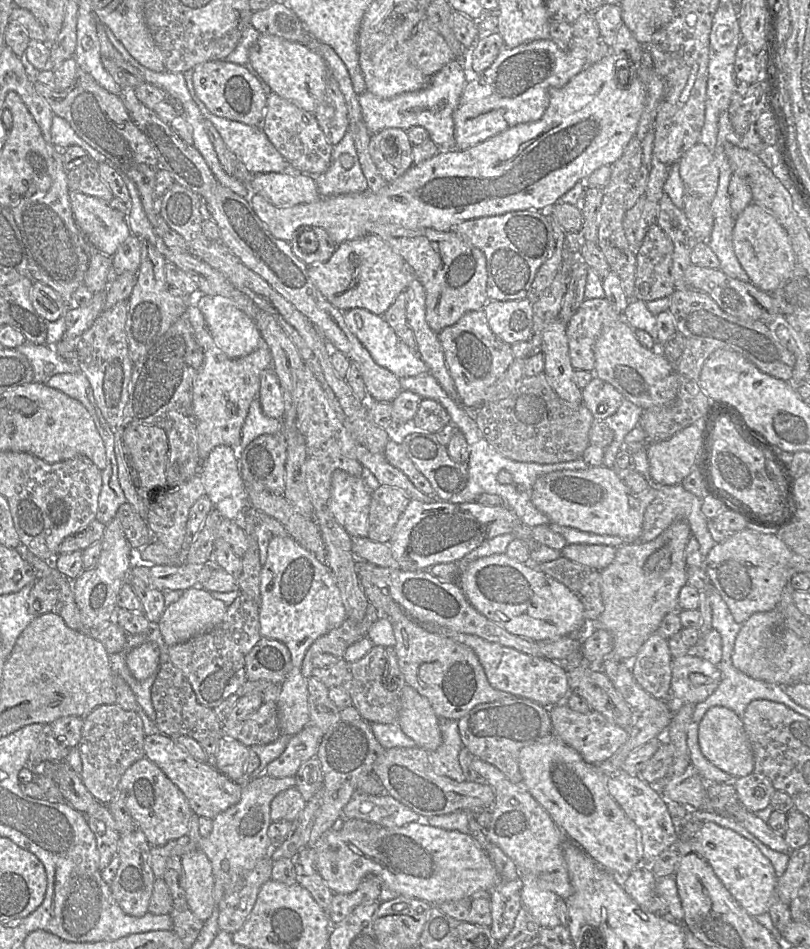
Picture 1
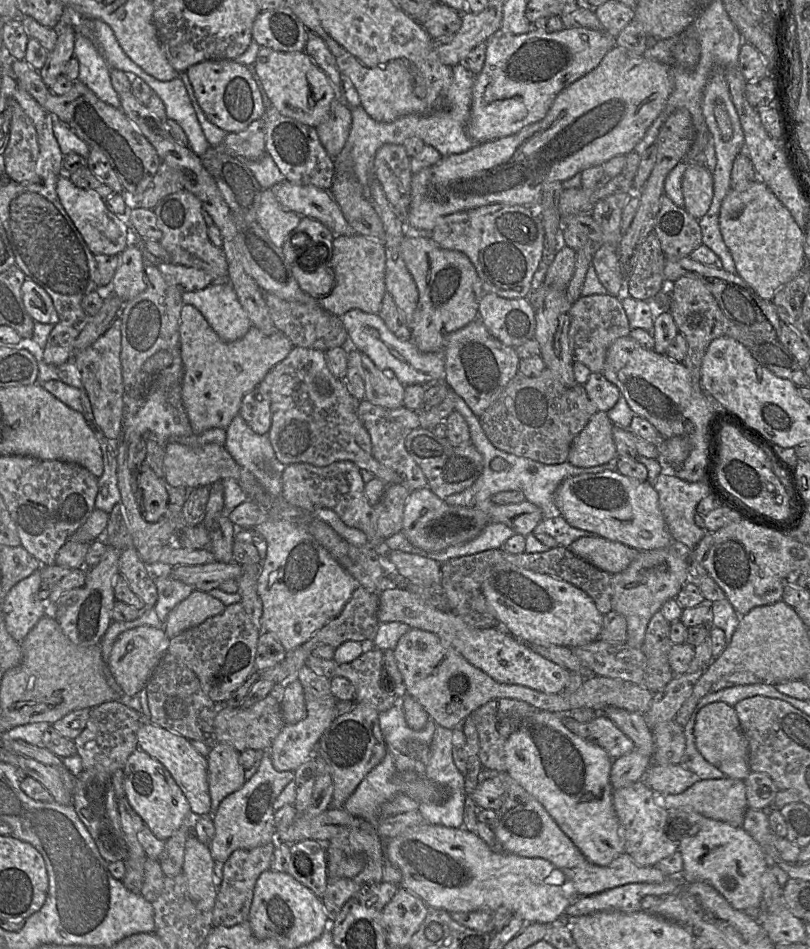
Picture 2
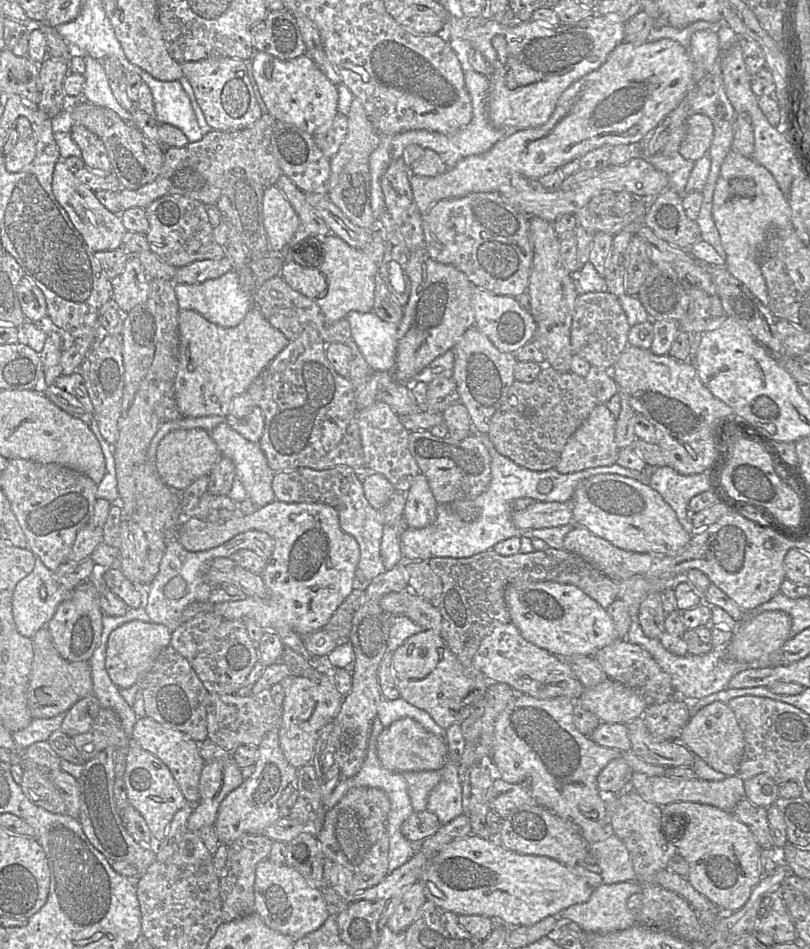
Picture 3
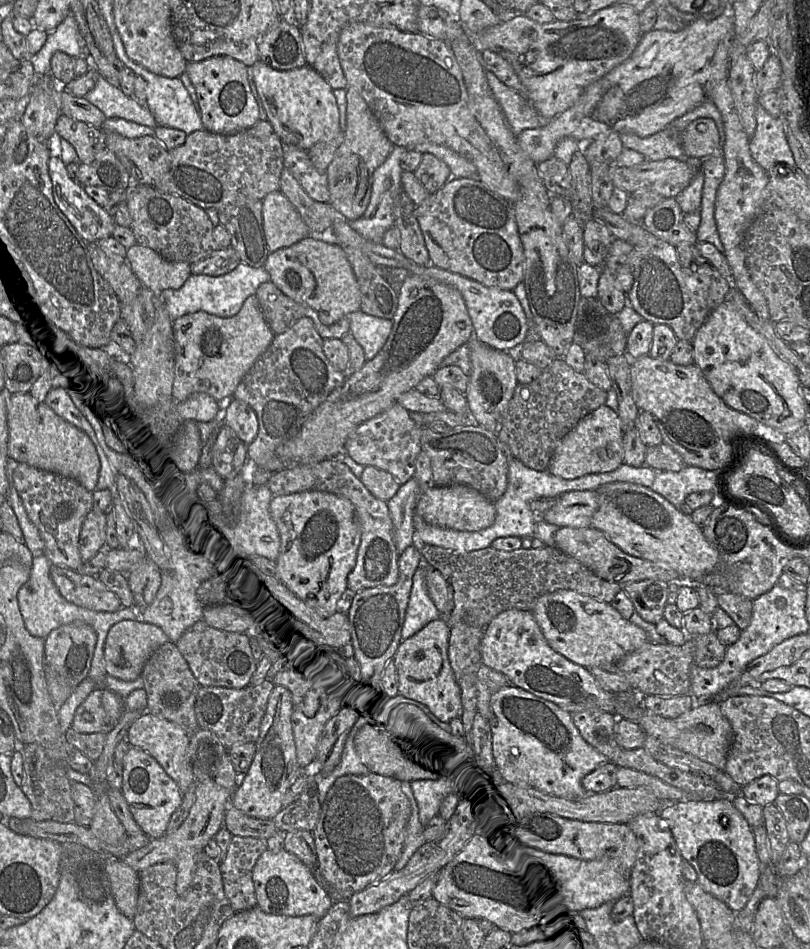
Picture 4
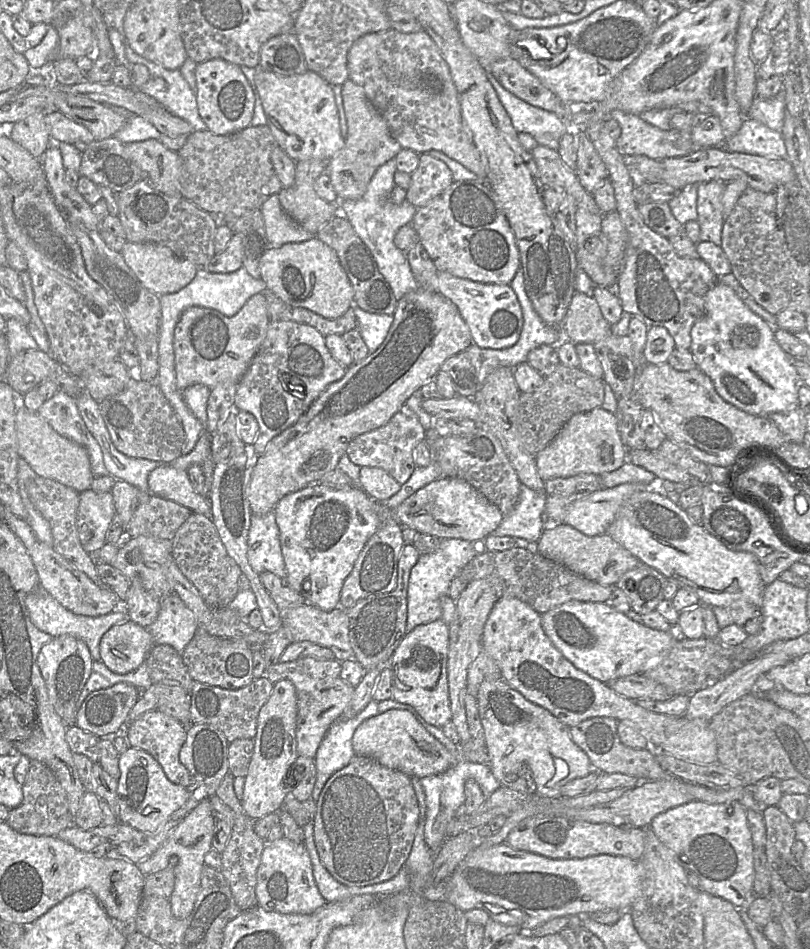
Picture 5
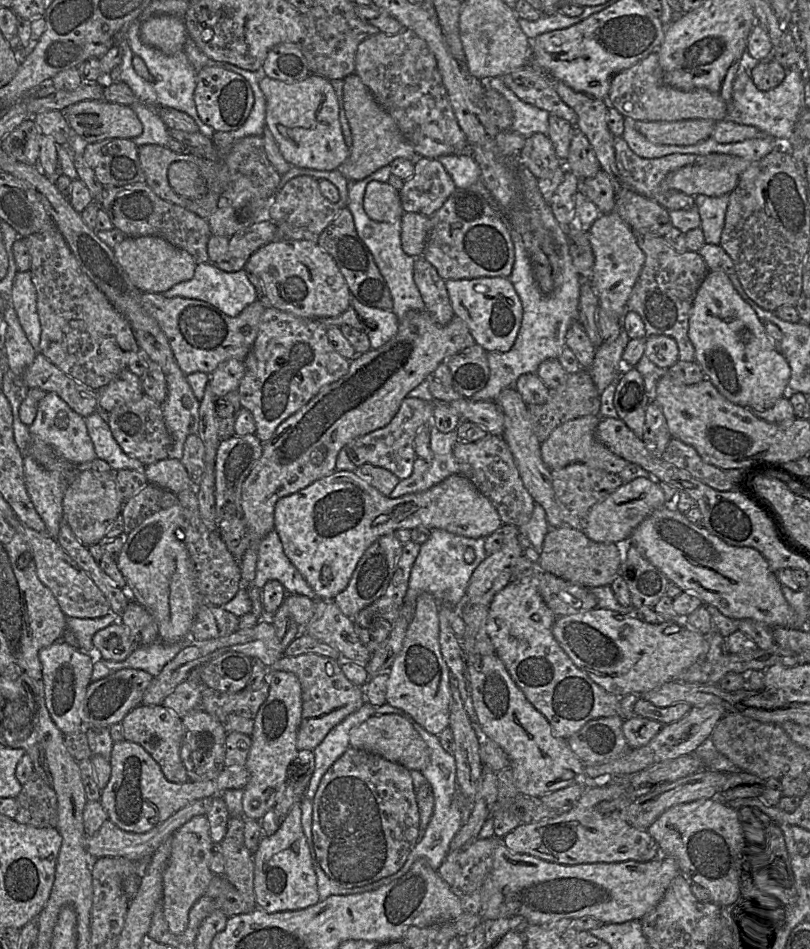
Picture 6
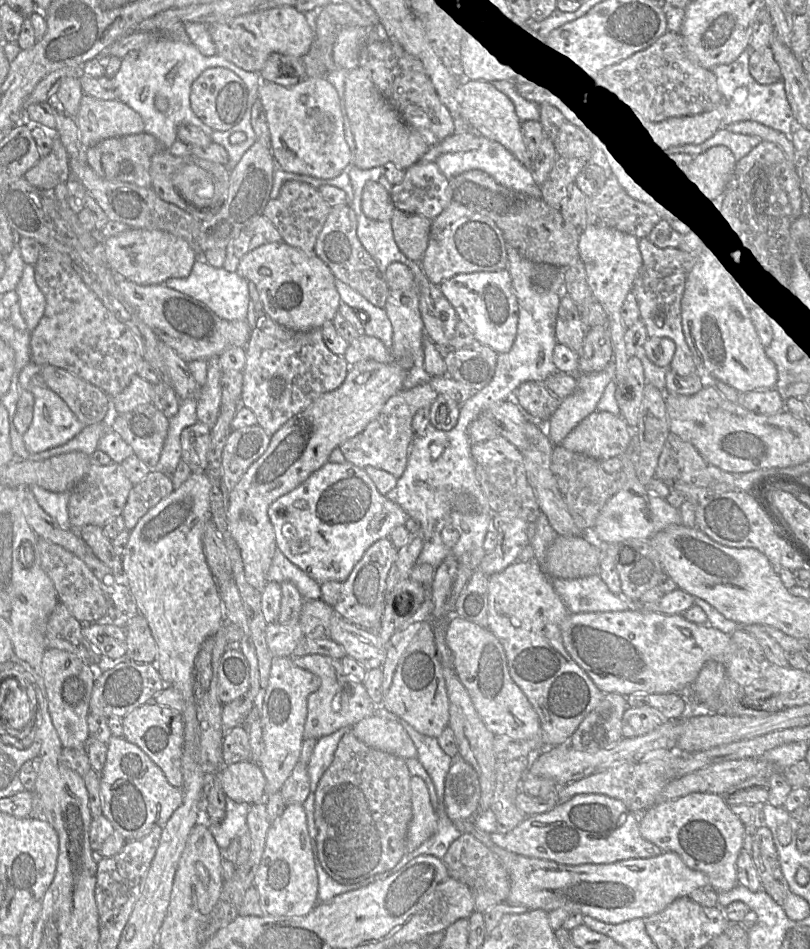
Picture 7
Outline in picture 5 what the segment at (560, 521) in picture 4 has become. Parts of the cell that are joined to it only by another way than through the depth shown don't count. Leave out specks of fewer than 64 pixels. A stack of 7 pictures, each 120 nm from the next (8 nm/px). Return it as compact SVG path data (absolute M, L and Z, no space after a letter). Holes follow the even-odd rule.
M624 483L595 491L568 506L564 524L587 536L604 534L623 502L635 492L646 489L647 486L643 483Z

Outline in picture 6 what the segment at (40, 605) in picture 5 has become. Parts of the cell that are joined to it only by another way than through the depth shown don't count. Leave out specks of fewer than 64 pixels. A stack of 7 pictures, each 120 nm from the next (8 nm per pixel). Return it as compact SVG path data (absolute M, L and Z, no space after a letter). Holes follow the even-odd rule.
M110 611L105 617L96 619L80 619L66 617L66 629L70 630L82 652L96 649L92 643L93 636L100 630L120 621L120 616Z

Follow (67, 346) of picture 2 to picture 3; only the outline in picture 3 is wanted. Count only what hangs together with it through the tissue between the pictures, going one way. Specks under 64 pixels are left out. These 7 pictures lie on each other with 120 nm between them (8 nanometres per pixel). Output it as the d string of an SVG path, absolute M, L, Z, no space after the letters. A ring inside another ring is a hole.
M51 331L40 354L40 378L35 390L44 393L61 375L62 332Z

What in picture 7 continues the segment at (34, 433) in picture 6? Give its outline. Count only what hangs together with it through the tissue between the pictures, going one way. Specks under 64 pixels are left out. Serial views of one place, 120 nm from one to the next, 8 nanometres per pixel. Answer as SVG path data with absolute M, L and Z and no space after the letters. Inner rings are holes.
M30 361L20 371L18 377L20 389L30 391L34 396L33 419L28 430L23 434L25 447L30 454L61 446L74 438L85 427L58 394L50 388L32 383L32 377L39 374L41 369L42 366Z

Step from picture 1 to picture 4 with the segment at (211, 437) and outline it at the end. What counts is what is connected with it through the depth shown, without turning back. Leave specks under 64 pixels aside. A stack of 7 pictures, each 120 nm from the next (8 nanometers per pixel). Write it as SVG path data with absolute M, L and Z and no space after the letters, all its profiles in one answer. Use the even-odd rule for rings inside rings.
M256 294L249 296L240 311L229 318L221 318L203 311L177 318L173 321L173 334L175 339L173 401L181 402L194 393L206 393L219 403L220 408L233 397L239 383L275 337L261 311Z

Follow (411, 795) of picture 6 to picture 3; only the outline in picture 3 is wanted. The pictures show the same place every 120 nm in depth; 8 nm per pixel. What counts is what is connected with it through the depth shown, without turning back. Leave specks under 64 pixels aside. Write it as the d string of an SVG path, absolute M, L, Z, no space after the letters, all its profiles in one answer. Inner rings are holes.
M378 788L350 789L323 815L323 826L316 836L323 855L324 873L321 893L328 912L338 916L357 893L379 884L388 874L389 837L386 821L390 801Z

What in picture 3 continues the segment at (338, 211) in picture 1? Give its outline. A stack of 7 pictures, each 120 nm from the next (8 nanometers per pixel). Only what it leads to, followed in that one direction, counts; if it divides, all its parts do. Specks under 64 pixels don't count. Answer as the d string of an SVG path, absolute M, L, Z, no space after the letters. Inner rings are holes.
M666 38L643 44L621 42L598 69L577 80L562 93L553 114L545 124L508 135L487 152L465 157L437 176L411 173L409 182L420 213L425 214L443 199L459 198L476 192L498 192L502 185L509 183L514 174L539 180L602 146L639 146L648 132L655 129L687 95L694 84L694 71L695 64L689 51L674 40ZM276 185L264 190L263 220L270 250L284 251L297 231L300 220L290 202Z

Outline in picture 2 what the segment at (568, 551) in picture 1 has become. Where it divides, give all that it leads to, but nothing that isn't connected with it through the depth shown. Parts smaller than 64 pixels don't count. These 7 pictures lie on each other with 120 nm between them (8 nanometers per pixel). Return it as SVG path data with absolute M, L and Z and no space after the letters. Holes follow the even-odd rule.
M601 536L580 537L568 550L611 575L626 569L640 553L637 549Z

